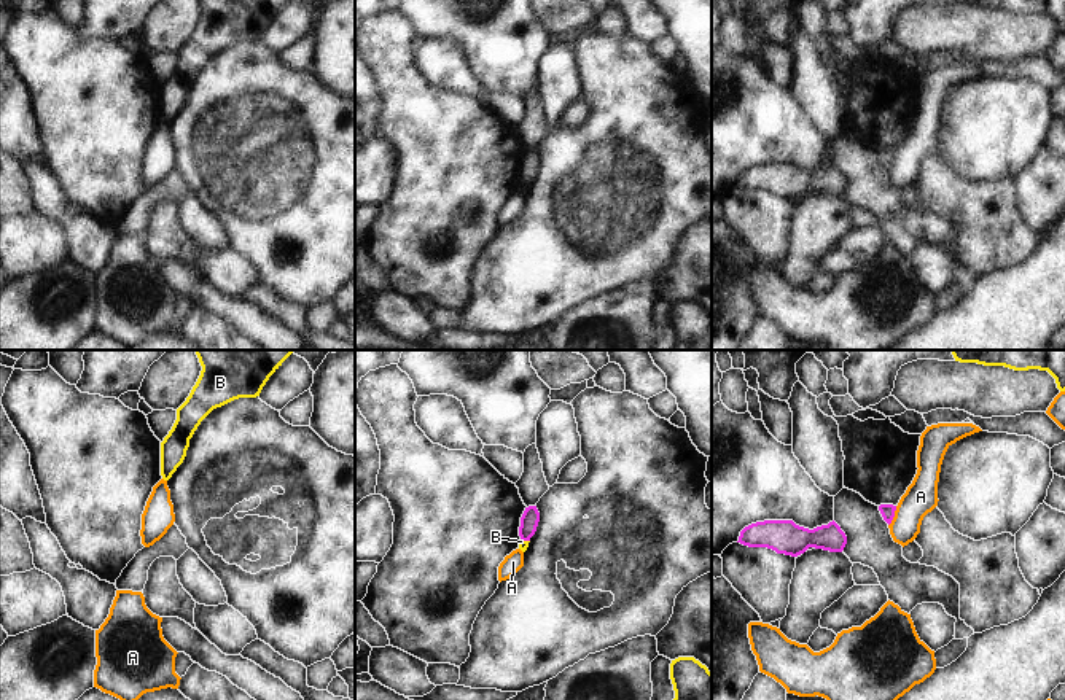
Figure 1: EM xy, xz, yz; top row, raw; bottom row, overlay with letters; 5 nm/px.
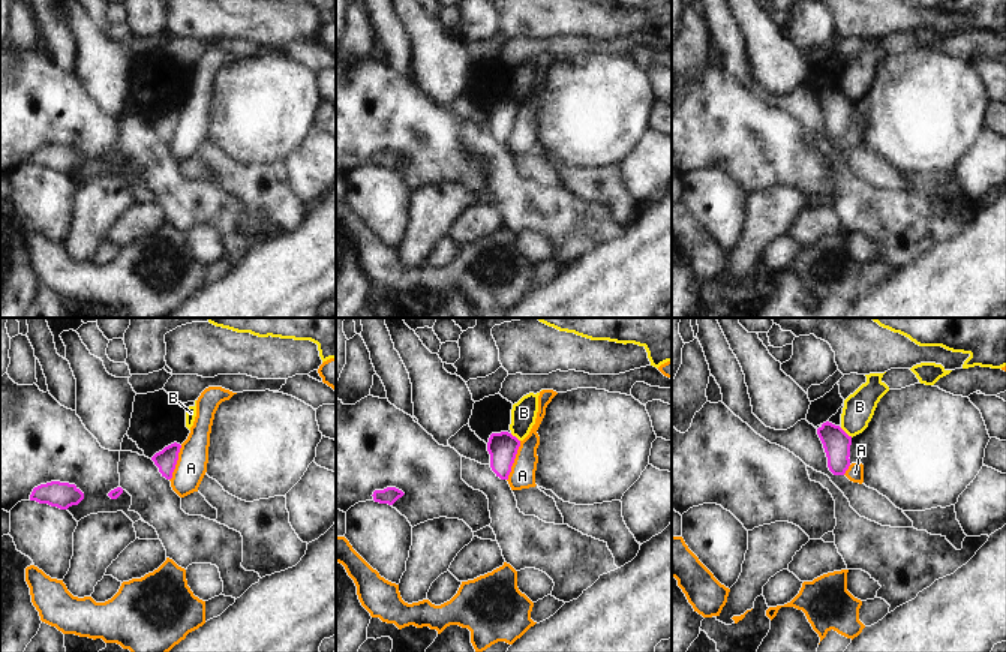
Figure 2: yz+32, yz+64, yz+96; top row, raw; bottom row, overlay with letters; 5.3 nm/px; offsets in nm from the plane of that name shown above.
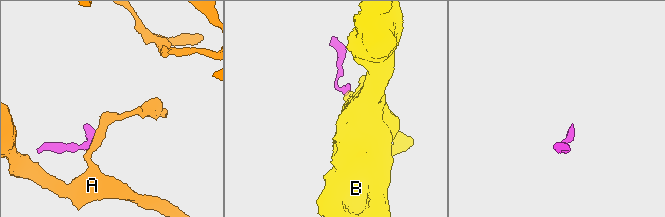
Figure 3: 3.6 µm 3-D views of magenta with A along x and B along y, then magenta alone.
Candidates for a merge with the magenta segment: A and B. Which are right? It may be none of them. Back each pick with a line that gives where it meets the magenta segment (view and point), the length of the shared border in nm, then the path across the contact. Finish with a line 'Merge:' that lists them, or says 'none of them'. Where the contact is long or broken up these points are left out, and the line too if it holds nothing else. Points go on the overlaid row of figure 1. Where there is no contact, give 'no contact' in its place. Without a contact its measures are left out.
Merge: none of them

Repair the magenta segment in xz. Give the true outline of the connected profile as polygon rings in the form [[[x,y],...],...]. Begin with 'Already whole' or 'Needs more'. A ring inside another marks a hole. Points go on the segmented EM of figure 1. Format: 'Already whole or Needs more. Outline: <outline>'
Already whole. Outline: [[[536,506],[525,508],[521,517],[521,527],[519,527],[521,541],[530,541],[530,538],[536,531],[538,522],[540,522],[540,512]]]

